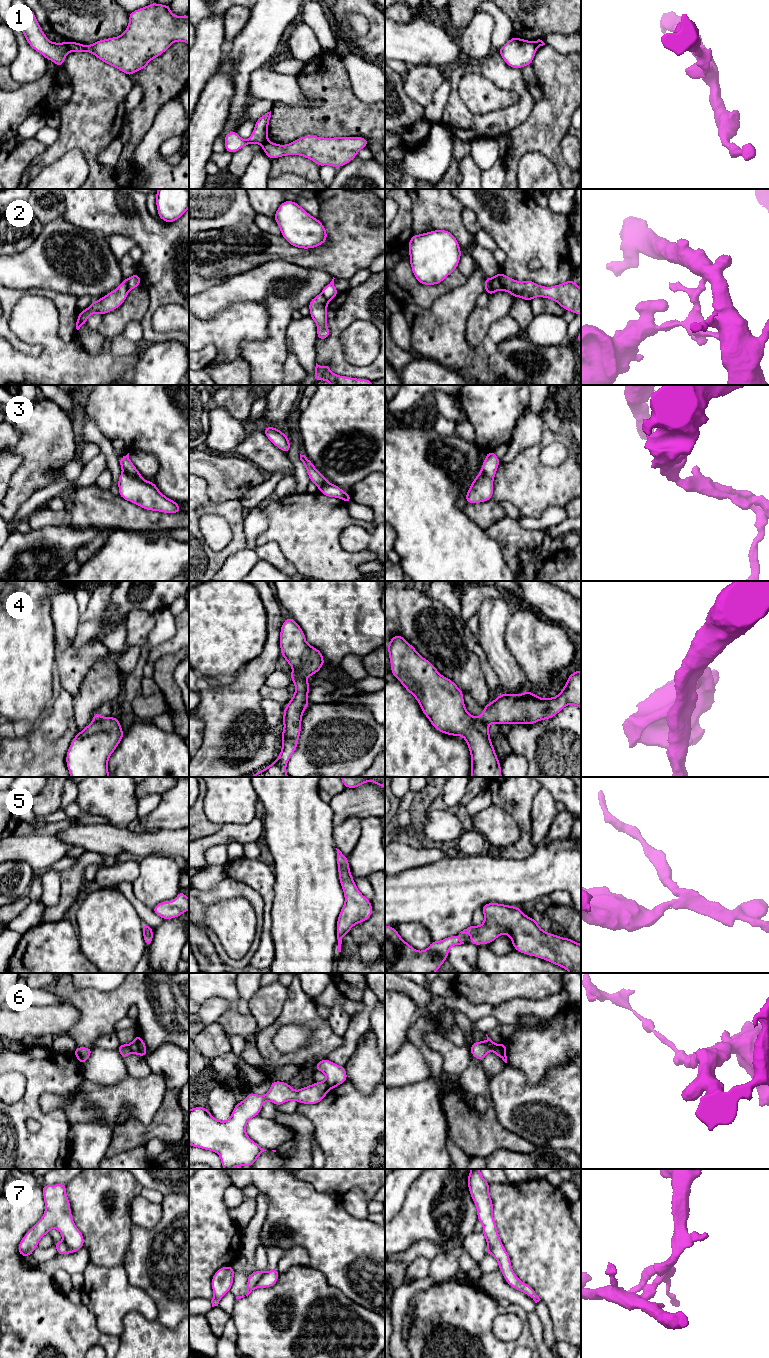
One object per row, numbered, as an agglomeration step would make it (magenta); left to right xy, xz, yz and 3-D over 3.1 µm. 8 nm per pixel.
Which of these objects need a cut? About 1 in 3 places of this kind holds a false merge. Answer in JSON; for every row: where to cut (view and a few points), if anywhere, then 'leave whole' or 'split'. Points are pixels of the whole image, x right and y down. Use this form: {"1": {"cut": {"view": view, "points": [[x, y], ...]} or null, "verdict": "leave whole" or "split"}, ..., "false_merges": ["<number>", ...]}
{"1": {"cut": {"view": "xy", "points": [[66, 41], [72, 50]]}, "verdict": "split"}, "2": {"cut": {"view": "yz", "points": [[492, 279], [492, 285], [487, 292]]}, "verdict": "split"}, "3": {"cut": {"view": "xy", "points": [[123, 470], [142, 479]]}, "verdict": "split"}, "4": {"cut": {"view": "xz", "points": [[294, 670], [305, 678]]}, "verdict": "split"}, "5": {"cut": null, "verdict": "leave whole"}, "6": {"cut": {"view": "xy", "points": [[128, 1045], [132, 1052]]}, "verdict": "split"}, "7": {"cut": {"view": "xz", "points": [[264, 1272], [255, 1287]]}, "verdict": "split"}, "false_merges": ["1", "2", "3", "4", "6", "7"]}

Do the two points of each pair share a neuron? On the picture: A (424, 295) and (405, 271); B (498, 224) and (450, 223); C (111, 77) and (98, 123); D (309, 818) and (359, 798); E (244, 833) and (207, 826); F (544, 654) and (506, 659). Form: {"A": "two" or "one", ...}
{"A": "one", "B": "two", "C": "one", "D": "two", "E": "two", "F": "two"}

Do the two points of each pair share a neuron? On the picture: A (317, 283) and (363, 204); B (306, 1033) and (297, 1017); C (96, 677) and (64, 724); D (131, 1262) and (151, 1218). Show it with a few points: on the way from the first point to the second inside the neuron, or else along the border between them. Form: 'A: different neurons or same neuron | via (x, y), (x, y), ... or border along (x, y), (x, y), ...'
A: different neurons | border along (302, 266), (323, 268), (333, 276)
B: different neurons | border along (279, 1027), (300, 1024), (313, 1033)
C: different neurons | border along (73, 699), (73, 718), (78, 731)
D: different neurons | border along (161, 1211), (152, 1227), (134, 1225)

